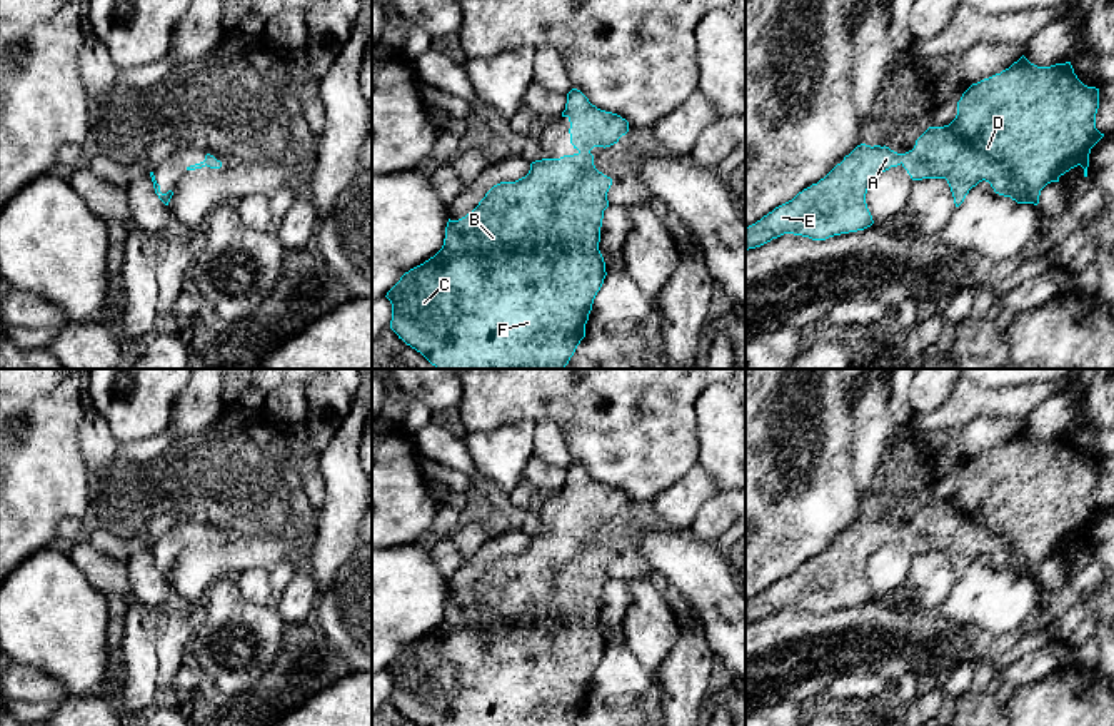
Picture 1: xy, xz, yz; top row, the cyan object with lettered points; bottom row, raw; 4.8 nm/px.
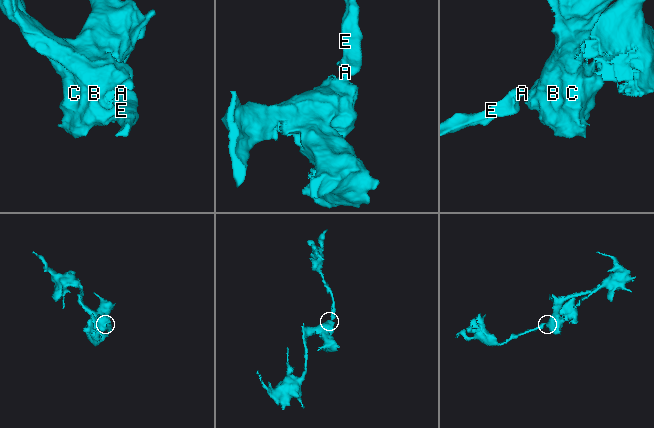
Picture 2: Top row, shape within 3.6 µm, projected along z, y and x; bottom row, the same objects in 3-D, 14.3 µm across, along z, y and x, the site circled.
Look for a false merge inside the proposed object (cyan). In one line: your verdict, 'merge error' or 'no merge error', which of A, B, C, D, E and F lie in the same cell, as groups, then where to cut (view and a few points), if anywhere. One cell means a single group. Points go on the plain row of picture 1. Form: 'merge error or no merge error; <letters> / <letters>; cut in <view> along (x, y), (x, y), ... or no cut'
no merge error; A B C D E F; no cut

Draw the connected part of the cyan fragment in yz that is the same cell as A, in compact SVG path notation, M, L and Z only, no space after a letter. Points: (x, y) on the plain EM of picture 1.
M1022 429L1001 447L972 457L957 476L956 492L944 501L929 501L916 514L912 524L897 527L886 519L857 519L817 557L804 562L792 574L775 581L760 594L745 601L745 624L760 621L784 608L825 614L834 609L871 601L874 594L866 577L867 562L877 549L897 539L902 539L912 554L946 552L956 581L959 581L969 564L982 554L989 556L999 569L1011 571L1017 577L1037 579L1041 564L1051 556L1059 556L1059 551L1071 542L1081 539L1084 542L1084 551L1087 551L1091 522L1104 511L1104 507L1096 502L1097 482L1099 462L1084 459L1074 447L1071 436L1037 441Z

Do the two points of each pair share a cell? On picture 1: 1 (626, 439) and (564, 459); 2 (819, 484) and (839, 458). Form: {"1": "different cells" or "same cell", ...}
{"1": "different cells", "2": "same cell"}

